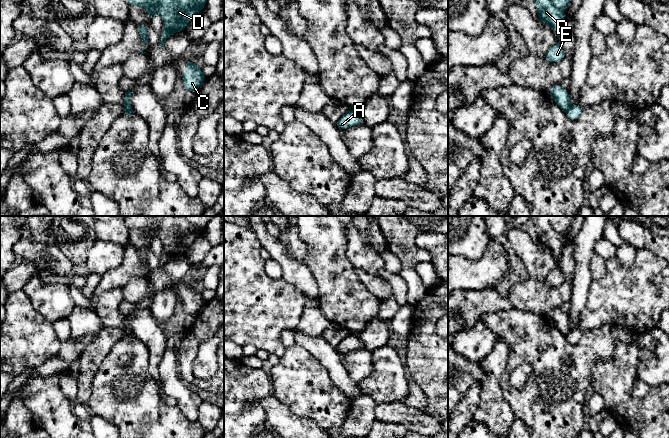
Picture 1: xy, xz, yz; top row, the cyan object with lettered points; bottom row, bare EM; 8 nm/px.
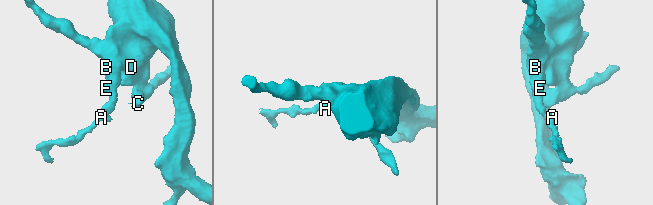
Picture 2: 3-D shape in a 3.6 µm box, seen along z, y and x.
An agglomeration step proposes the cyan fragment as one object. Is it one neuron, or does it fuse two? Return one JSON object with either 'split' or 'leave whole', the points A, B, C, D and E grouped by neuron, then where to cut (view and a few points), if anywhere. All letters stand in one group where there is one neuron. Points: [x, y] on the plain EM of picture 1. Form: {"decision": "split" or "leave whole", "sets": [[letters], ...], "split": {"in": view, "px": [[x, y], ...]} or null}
{"decision": "split", "sets": [["A"], ["B", "C", "D", "E"]], "split": {"in": "xy", "px": [[125, 333], [131, 334]]}}

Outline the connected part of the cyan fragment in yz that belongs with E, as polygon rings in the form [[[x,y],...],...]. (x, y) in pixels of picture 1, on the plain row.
[[[531,216],[537,234],[537,241],[546,249],[550,250],[559,262],[543,281],[550,287],[560,286],[565,282],[564,274],[560,268],[563,248],[563,234],[569,229],[574,216]]]

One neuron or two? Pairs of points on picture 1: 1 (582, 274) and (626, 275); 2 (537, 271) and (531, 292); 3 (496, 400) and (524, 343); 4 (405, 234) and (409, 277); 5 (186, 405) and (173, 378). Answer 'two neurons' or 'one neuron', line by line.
1: two neurons
2: two neurons
3: two neurons
4: one neuron
5: one neuron

